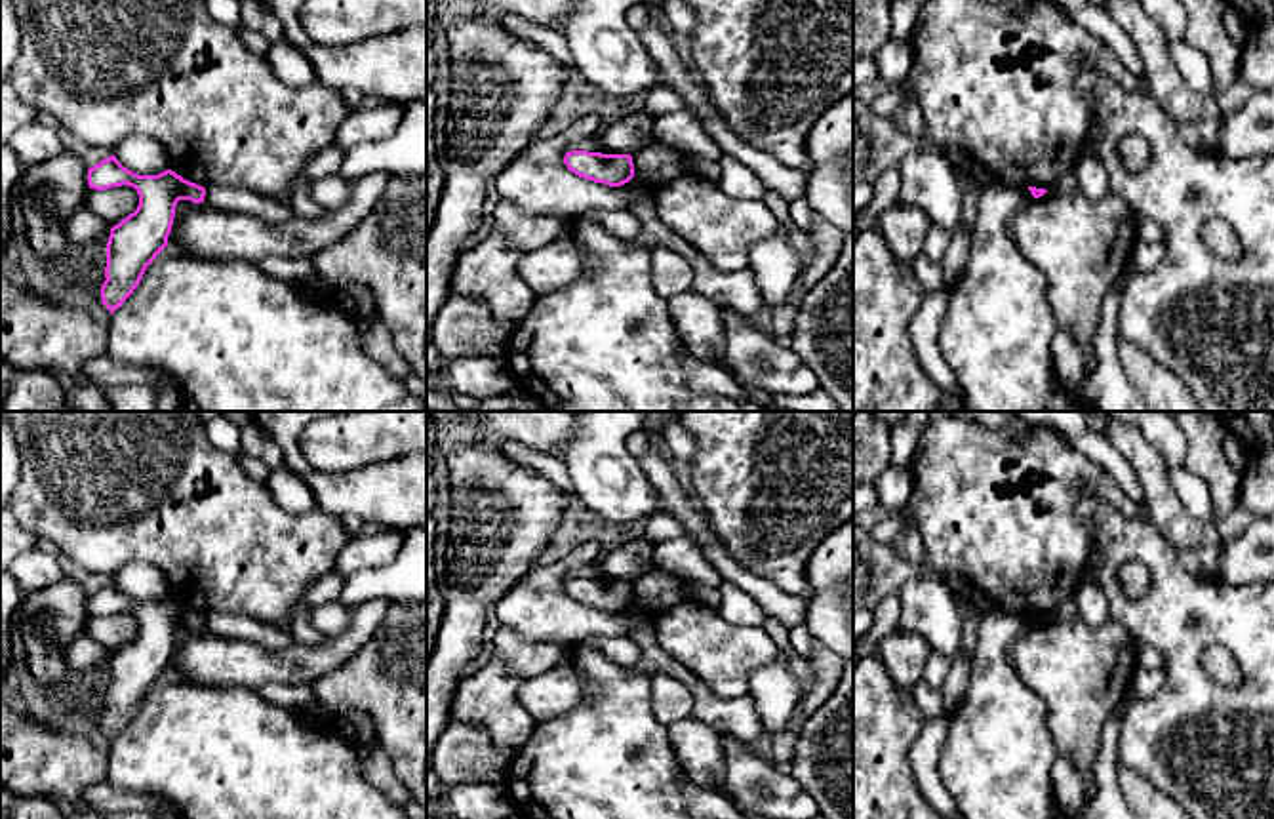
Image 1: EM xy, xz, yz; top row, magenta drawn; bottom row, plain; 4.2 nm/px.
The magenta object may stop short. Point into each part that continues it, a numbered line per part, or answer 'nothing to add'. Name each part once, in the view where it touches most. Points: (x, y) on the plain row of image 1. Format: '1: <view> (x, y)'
nothing to add

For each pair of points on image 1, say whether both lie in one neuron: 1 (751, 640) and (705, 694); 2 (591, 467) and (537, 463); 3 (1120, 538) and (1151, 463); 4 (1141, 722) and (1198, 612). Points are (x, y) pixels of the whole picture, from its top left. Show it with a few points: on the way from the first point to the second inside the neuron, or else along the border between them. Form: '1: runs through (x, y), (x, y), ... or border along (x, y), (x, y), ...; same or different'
1: border along (676, 659), (718, 694), (747, 696); different
2: border along (555, 458), (566, 467), (574, 490); different
3: border along (1151, 522), (1175, 551); different
4: runs through (1170, 696), (1183, 682), (1183, 637); same

